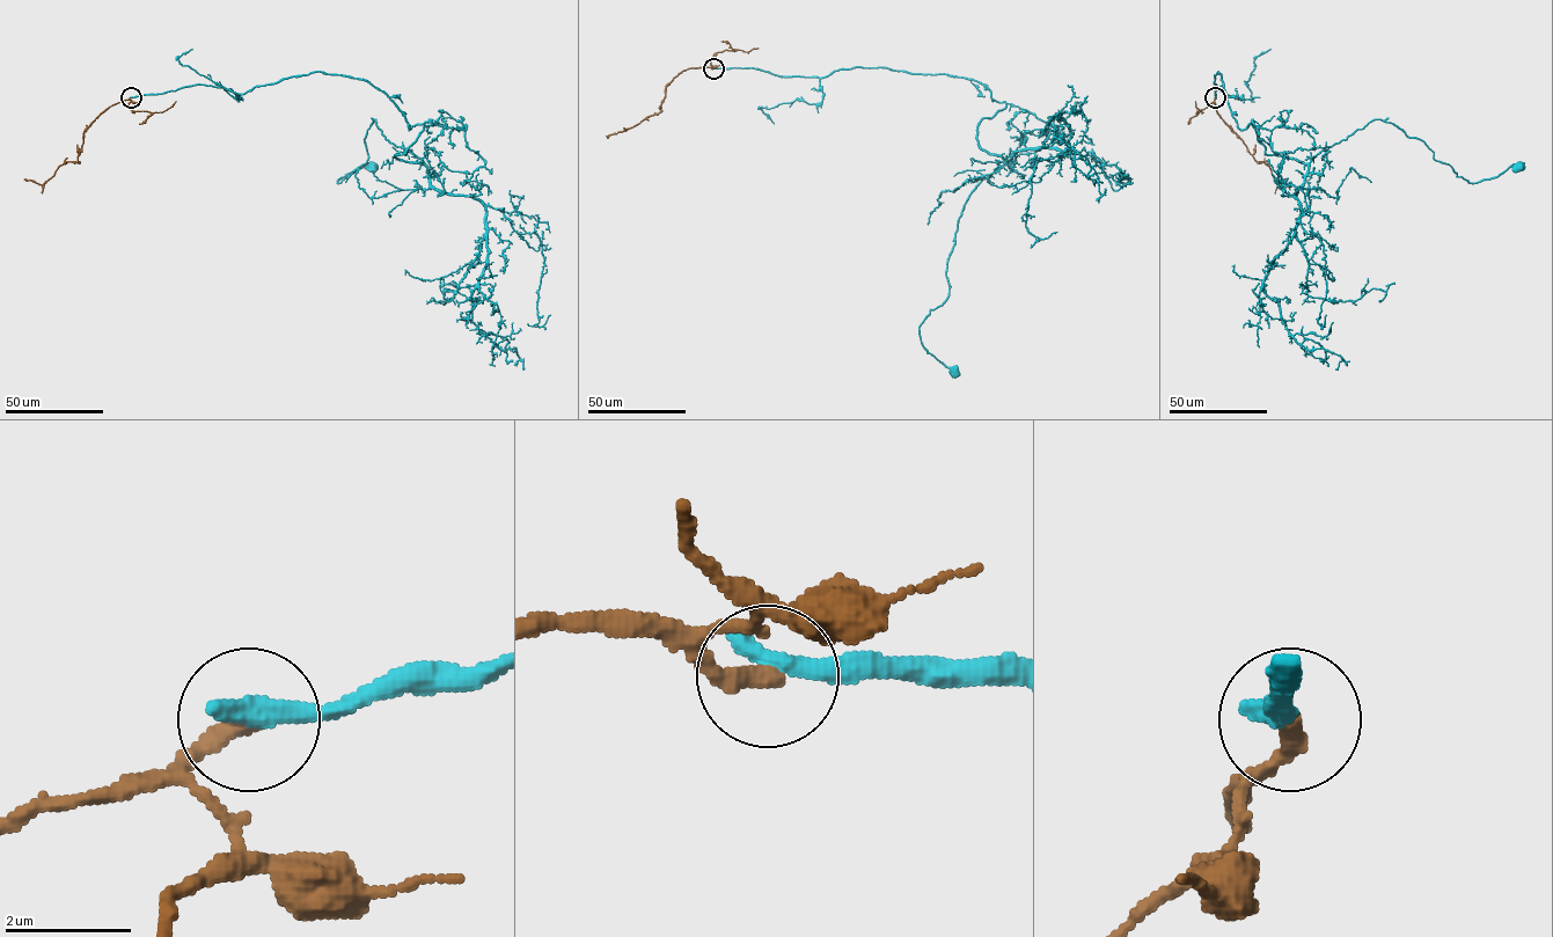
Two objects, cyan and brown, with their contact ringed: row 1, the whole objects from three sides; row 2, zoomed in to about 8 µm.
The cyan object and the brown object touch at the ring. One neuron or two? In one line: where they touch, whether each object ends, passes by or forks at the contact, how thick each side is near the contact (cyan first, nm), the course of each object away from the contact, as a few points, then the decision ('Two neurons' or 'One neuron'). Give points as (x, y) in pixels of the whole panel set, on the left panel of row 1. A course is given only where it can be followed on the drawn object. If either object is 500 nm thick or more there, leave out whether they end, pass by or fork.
Place: (131, 97). At the ring cyan ends. At the ring brown ends. Thickness 420 nm (cyan) against 320 nm. Course of cyan: (131, 97), (364, 79), (424, 124), (395, 155), (424, 163), (374, 119), (367, 161), (337, 183), (370, 166). Course of brown: (131, 97), (102, 112), (85, 131), (78, 162), (65, 162), (43, 184), (24, 178). Two neurons

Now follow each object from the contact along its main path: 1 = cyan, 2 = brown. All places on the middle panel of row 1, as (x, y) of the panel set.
1: (713, 68), (946, 74), (1005, 103), (976, 138), (1006, 161), (966, 202), (947, 299), (918, 327), (952, 372)
2: (713, 68), (683, 70), (666, 86), (658, 114), (607, 138)

